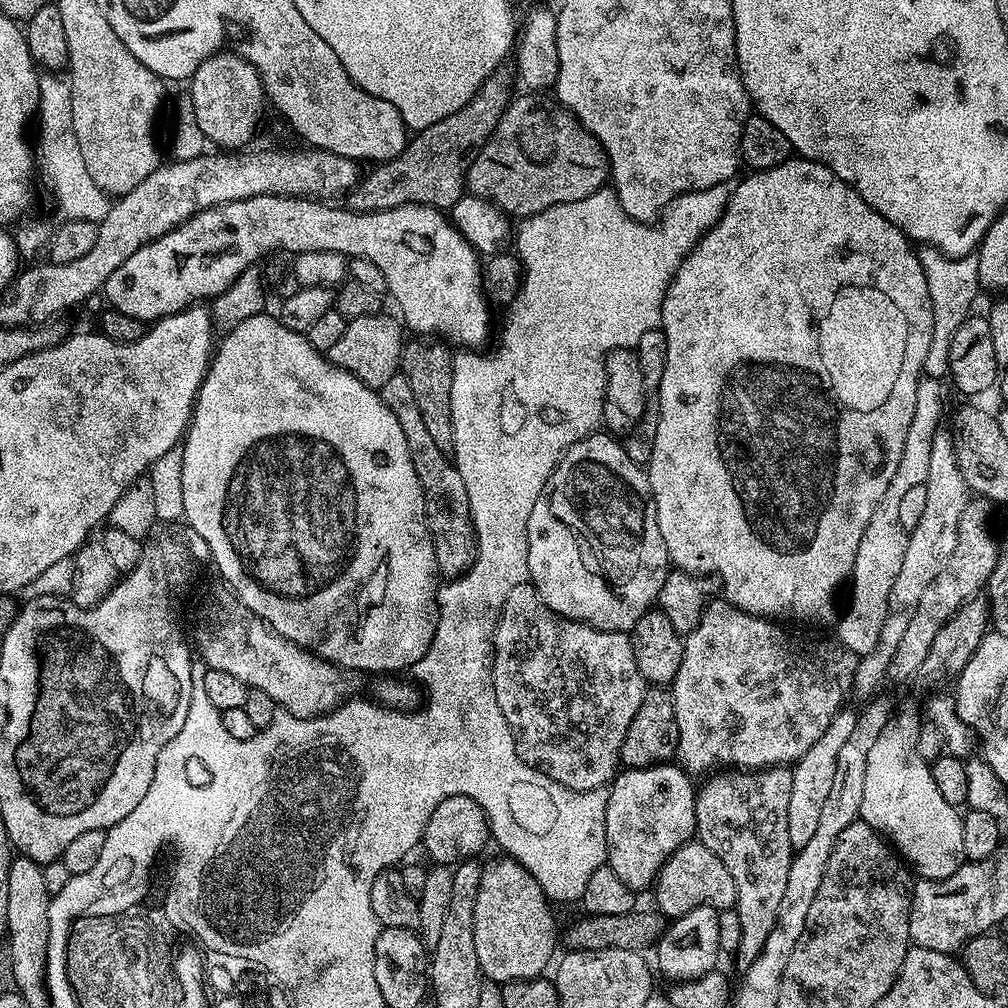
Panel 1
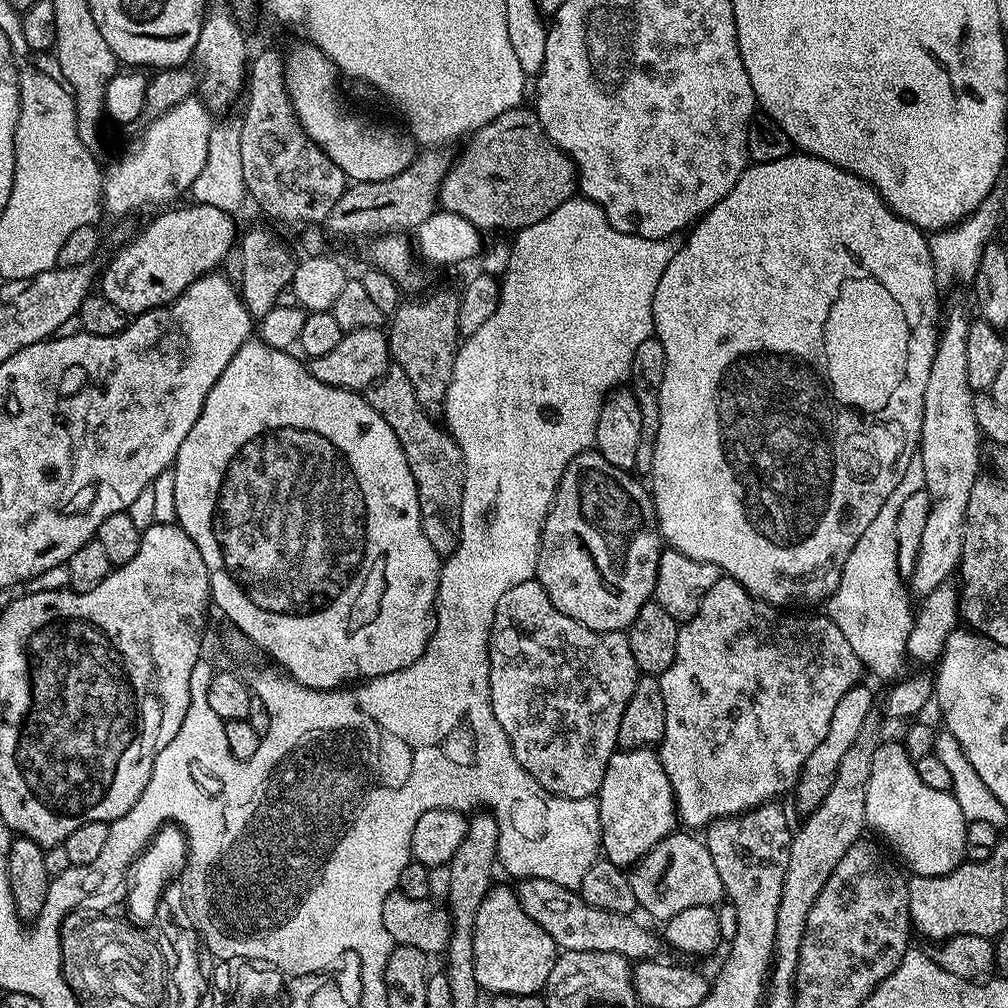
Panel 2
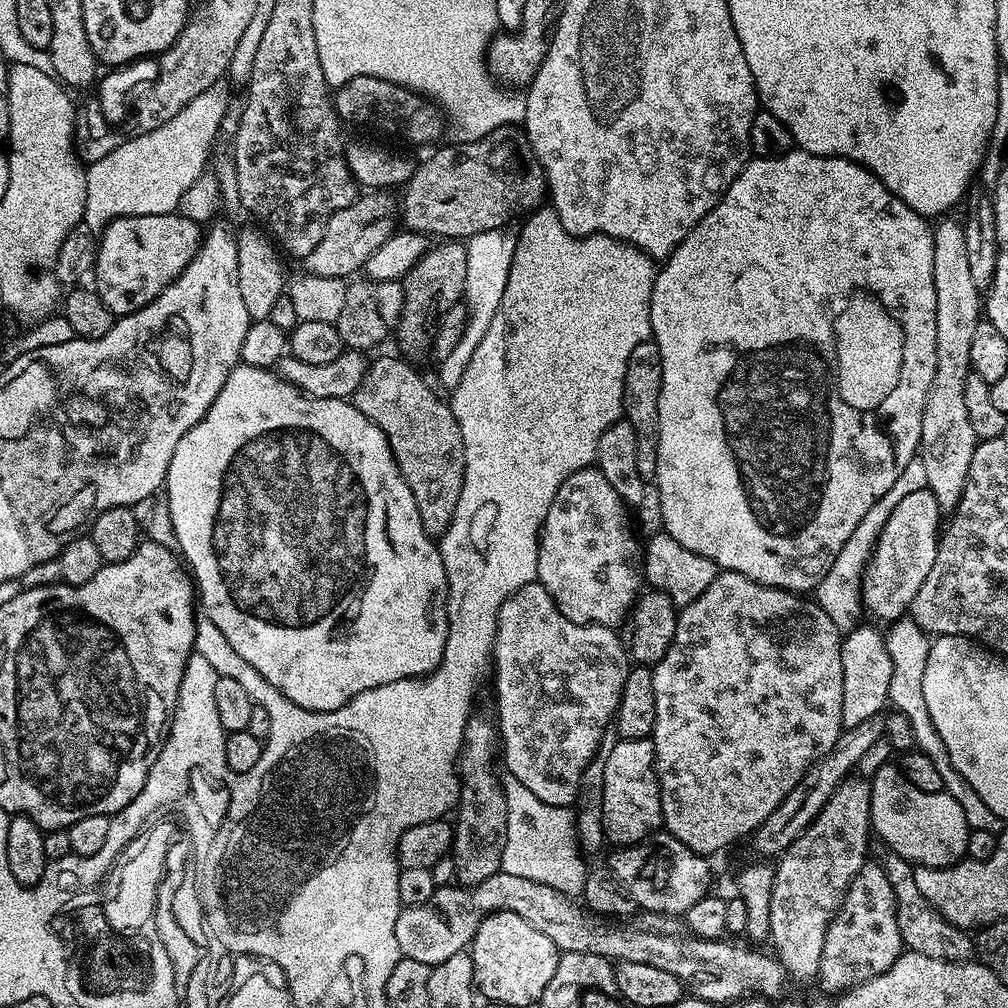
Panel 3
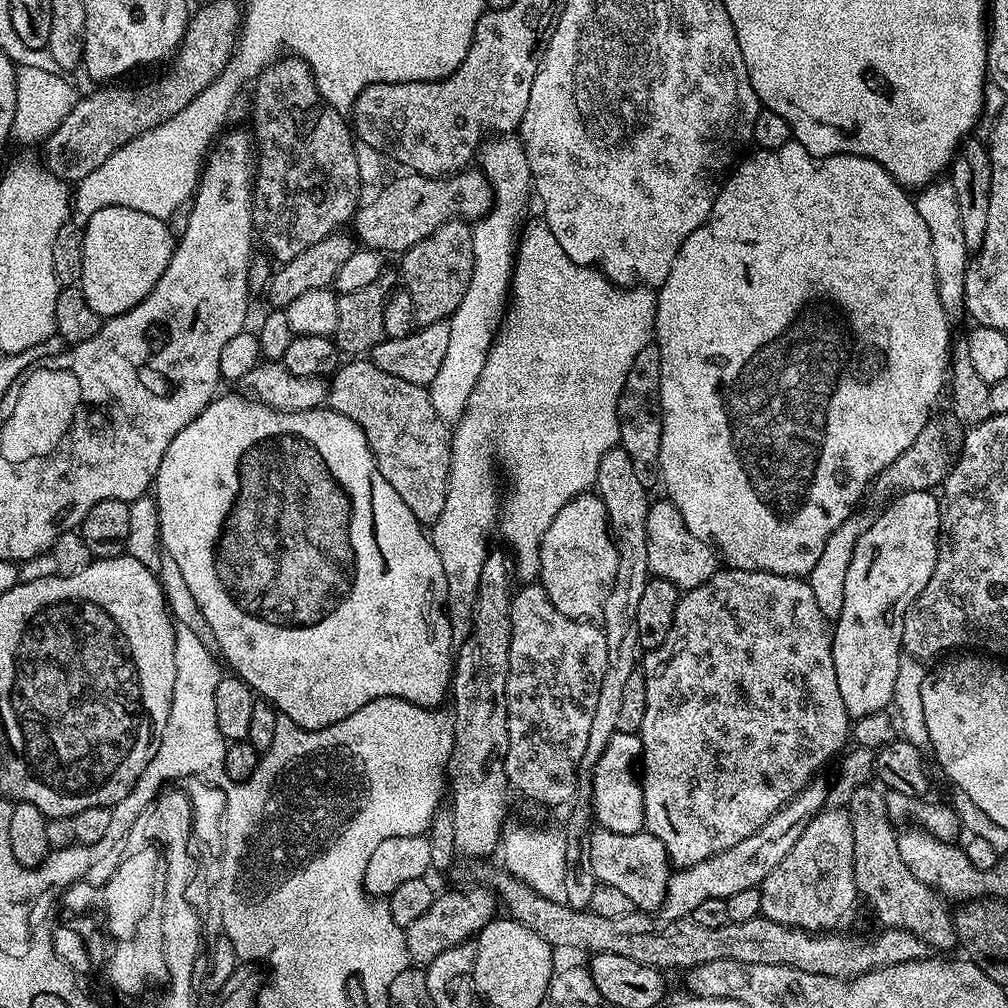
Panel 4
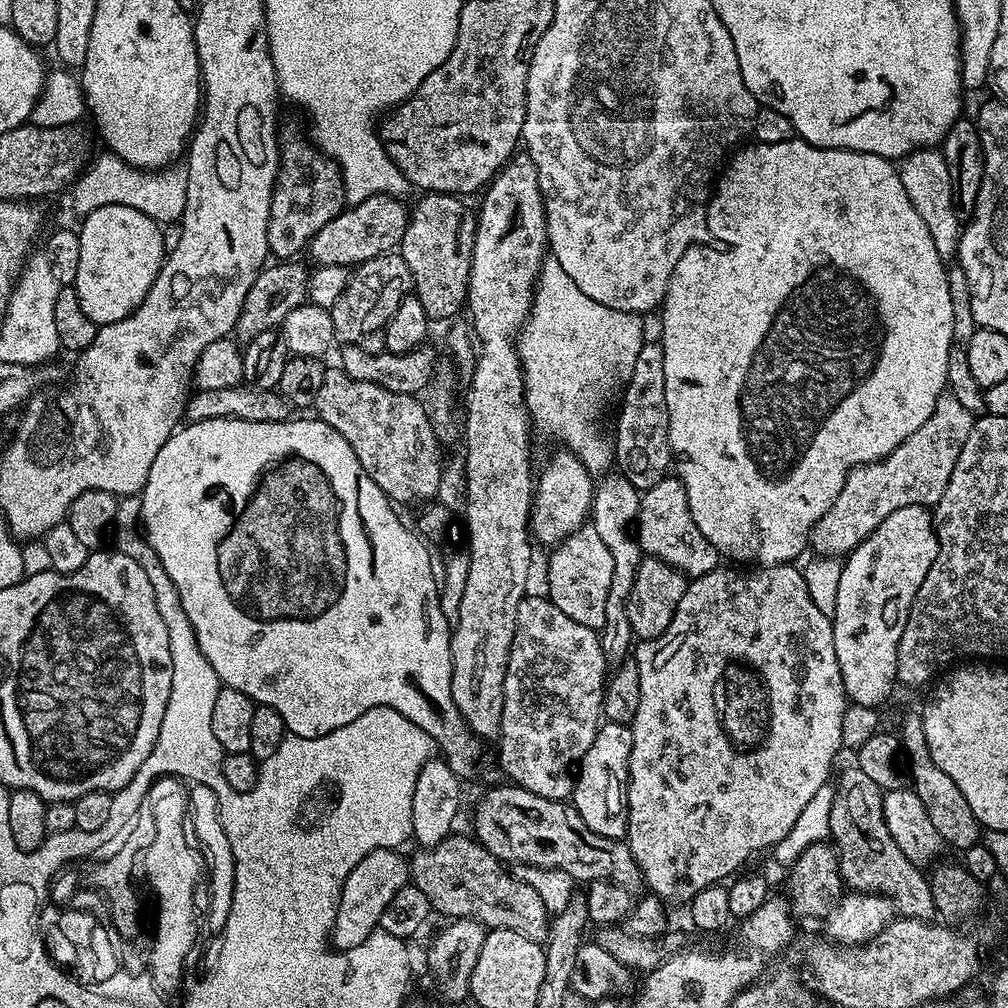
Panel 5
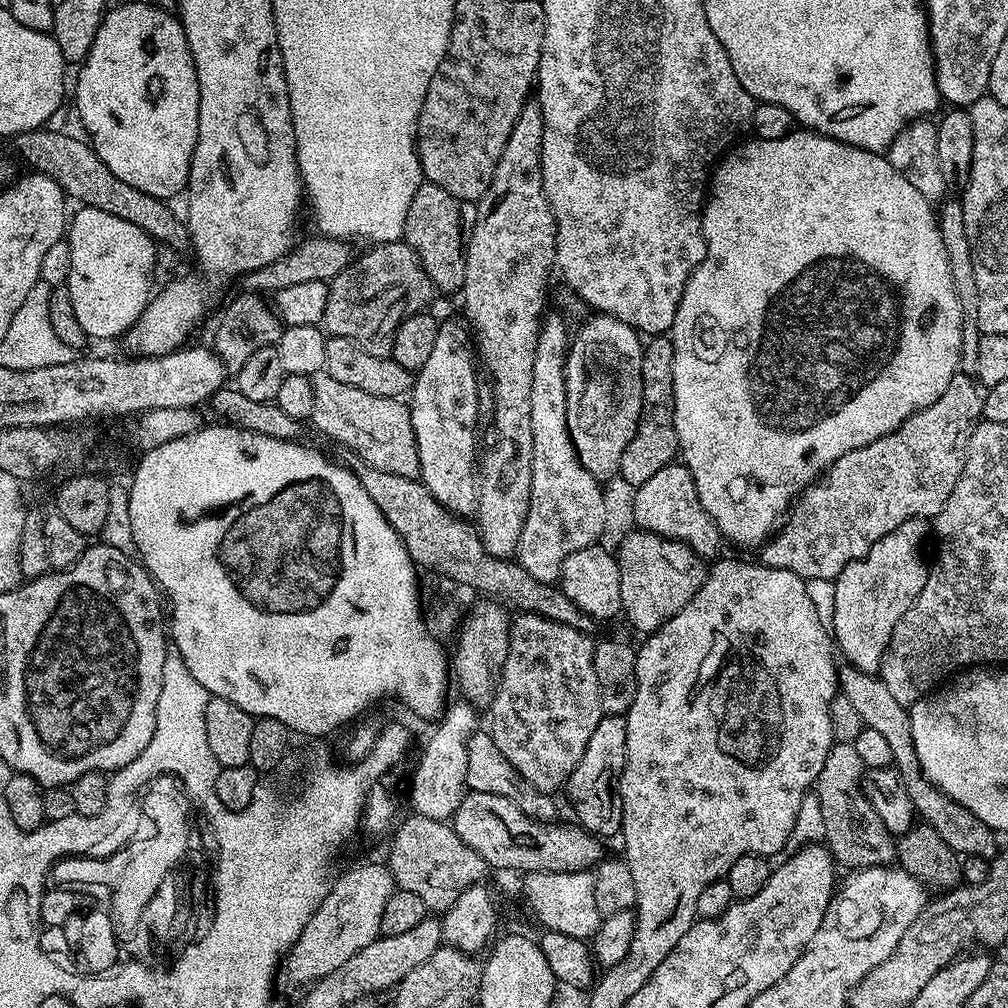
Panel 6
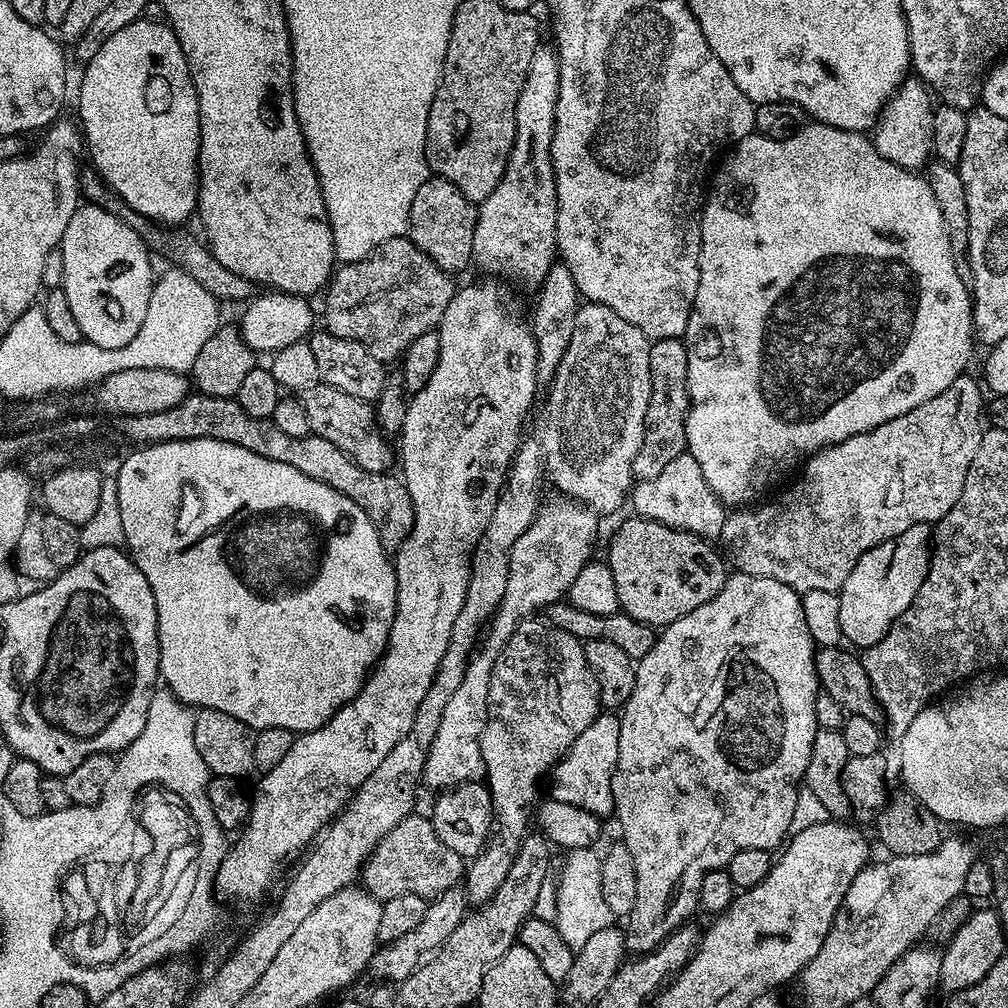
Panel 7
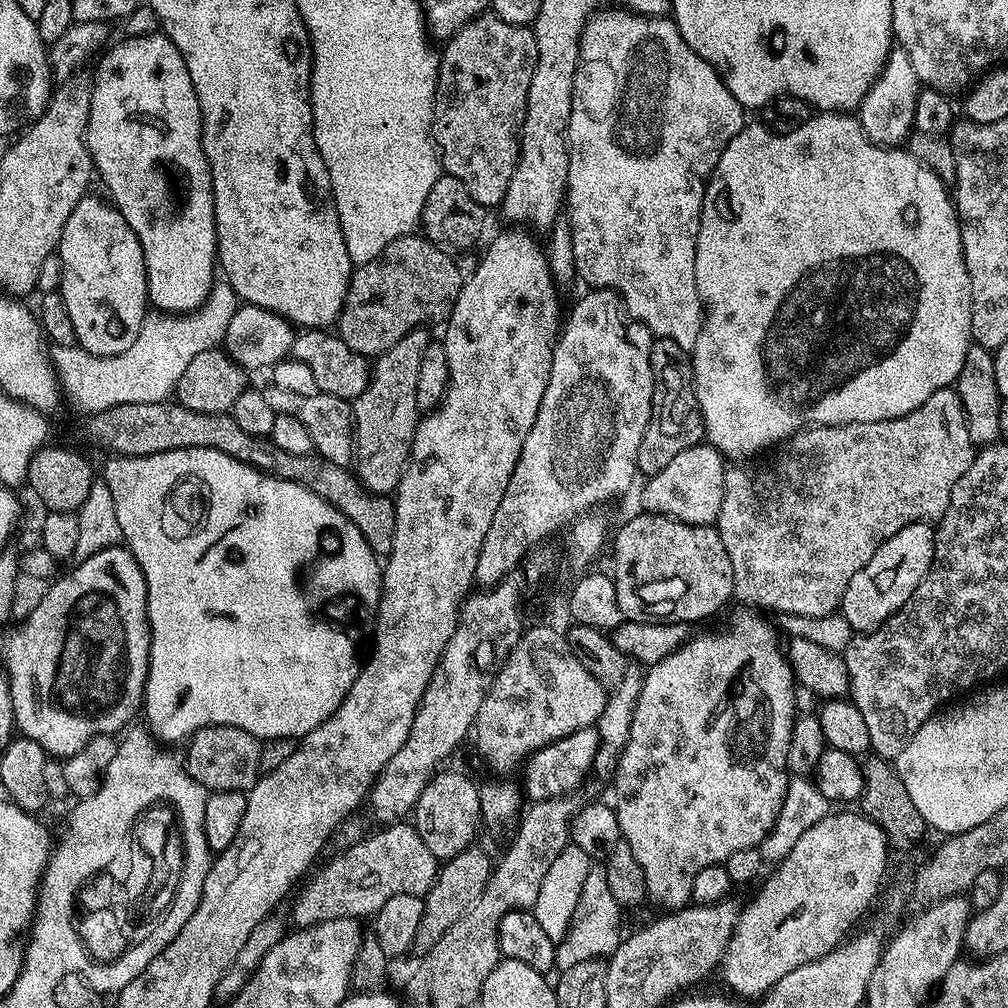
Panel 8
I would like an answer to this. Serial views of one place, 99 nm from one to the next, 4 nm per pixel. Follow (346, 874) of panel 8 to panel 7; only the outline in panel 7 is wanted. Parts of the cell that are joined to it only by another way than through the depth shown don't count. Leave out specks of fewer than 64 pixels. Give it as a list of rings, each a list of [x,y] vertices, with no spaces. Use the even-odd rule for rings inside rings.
[[[427,815],[406,817],[372,851],[372,857],[362,869],[362,884],[377,900],[383,902],[398,894],[418,894],[435,898],[457,887],[466,875],[465,857],[454,854],[450,846],[437,838]]]

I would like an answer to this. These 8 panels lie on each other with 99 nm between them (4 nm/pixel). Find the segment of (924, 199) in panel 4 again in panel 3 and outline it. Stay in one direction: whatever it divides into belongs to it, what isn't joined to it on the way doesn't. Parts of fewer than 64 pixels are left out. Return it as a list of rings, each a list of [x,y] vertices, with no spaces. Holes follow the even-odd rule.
[[[944,218],[932,229],[934,238],[934,290],[936,291],[936,365],[934,382],[926,394],[926,406],[922,414],[922,434],[918,458],[926,466],[928,489],[938,498],[941,510],[955,509],[960,501],[962,490],[966,486],[966,474],[970,470],[970,458],[974,458],[977,438],[974,426],[966,414],[966,377],[972,372],[970,346],[974,339],[974,329],[982,319],[982,290],[974,286],[970,275],[970,261],[966,255],[966,234],[959,219]]]

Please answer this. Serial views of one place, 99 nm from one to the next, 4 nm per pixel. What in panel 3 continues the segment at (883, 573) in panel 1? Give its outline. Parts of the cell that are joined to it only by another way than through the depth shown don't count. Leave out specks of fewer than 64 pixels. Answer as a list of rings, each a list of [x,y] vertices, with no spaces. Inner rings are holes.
[[[919,458],[906,462],[906,470],[902,470],[902,474],[898,474],[894,486],[890,486],[890,490],[886,490],[886,494],[882,494],[882,498],[878,498],[878,502],[874,502],[874,506],[870,506],[870,510],[866,510],[862,522],[858,522],[858,526],[854,526],[854,534],[850,534],[850,538],[846,538],[846,542],[841,548],[835,549],[834,555],[831,557],[830,570],[826,570],[826,574],[814,589],[814,599],[822,606],[822,610],[826,610],[830,622],[834,622],[842,630],[851,630],[857,627],[859,620],[856,619],[859,618],[860,612],[862,616],[860,582],[864,579],[864,570],[868,566],[868,560],[872,557],[872,551],[882,526],[886,526],[894,506],[898,506],[898,502],[902,502],[902,498],[914,494],[914,490],[922,490],[926,487],[928,487],[926,466],[922,466]],[[901,618],[887,629],[884,641],[890,654],[892,673],[890,674],[890,690],[888,698],[891,707],[897,712],[905,712],[910,718],[910,726],[916,731],[916,738],[922,751],[931,758],[934,766],[942,773],[951,769],[950,754],[940,747],[940,739],[934,730],[934,722],[926,710],[926,697],[922,694],[922,673],[926,671],[926,658],[930,638],[911,618]]]

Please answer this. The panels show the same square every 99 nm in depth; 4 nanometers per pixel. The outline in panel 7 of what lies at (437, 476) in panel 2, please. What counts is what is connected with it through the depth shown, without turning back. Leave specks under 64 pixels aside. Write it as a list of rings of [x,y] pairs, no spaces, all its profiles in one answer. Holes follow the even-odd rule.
[[[321,382],[306,393],[302,403],[310,418],[310,426],[315,435],[326,438],[338,445],[339,448],[343,448],[366,470],[383,472],[389,467],[387,464],[392,460],[392,452],[388,449],[387,442],[380,437],[381,429],[378,427],[378,416],[369,401],[358,398],[354,394],[342,394],[342,390]]]

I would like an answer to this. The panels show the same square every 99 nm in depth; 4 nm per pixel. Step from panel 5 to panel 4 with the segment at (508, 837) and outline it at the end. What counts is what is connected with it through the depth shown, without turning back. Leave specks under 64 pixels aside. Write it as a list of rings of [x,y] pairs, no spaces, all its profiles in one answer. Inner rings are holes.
[[[596,826],[587,833],[586,843],[590,870],[594,870],[597,884],[615,886],[619,892],[630,897],[630,902],[641,912],[655,913],[666,898],[668,880],[674,871],[666,854],[666,846],[658,842],[647,830],[634,834],[614,834]]]

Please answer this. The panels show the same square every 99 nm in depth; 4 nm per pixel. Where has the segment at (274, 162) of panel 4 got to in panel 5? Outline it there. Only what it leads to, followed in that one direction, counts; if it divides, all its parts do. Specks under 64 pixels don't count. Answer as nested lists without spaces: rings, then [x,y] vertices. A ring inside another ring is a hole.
[[[285,137],[281,141],[280,173],[273,189],[271,218],[267,224],[269,253],[282,262],[299,257],[296,255],[311,245],[314,234],[344,211],[347,202],[339,165],[319,154],[307,137]]]

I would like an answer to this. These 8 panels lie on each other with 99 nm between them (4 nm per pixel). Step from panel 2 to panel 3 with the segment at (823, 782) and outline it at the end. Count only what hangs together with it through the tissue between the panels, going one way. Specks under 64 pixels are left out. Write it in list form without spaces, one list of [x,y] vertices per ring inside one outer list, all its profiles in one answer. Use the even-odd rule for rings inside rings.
[[[857,626],[843,637],[842,654],[842,722],[844,728],[858,726],[866,718],[874,718],[885,711],[889,703],[892,663],[886,650],[885,633],[876,628]],[[885,704],[885,708],[884,708]],[[884,708],[884,709],[883,709]]]

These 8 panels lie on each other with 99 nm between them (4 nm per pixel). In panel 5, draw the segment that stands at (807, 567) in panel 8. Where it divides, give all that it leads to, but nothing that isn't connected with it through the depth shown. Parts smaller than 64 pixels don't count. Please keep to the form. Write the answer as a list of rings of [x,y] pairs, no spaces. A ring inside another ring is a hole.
[[[945,391],[934,406],[934,414],[906,438],[890,454],[869,464],[860,464],[852,469],[842,486],[842,494],[834,498],[834,506],[812,527],[810,548],[820,556],[847,557],[865,540],[894,510],[902,506],[935,506],[946,494],[950,474],[962,454],[962,446],[970,434],[974,413],[966,410],[952,392]]]

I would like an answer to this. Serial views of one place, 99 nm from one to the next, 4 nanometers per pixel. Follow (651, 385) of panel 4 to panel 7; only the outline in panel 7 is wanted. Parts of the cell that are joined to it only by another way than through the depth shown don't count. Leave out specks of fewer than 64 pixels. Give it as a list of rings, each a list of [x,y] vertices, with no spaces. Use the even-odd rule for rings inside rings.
[[[683,339],[654,340],[650,343],[650,402],[644,423],[644,441],[634,454],[633,481],[654,478],[674,458],[685,455],[688,447],[684,417],[688,406],[688,345]]]

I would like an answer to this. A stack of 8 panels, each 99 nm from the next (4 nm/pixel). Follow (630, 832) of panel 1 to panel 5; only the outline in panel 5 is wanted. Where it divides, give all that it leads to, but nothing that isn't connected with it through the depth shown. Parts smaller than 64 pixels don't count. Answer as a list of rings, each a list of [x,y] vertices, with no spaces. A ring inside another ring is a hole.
[[[601,723],[590,750],[580,759],[570,788],[570,803],[594,834],[624,840],[628,834],[628,759],[632,730],[626,724]]]

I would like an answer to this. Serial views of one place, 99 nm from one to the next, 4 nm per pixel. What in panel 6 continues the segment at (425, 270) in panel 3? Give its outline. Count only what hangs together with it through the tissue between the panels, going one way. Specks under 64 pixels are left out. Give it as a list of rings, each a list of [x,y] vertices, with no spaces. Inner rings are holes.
[[[425,182],[421,184],[418,194],[414,194],[414,202],[410,202],[410,210],[406,214],[403,239],[418,254],[420,264],[437,293],[459,293],[464,286],[470,232],[466,224],[464,228],[464,212],[460,208],[463,208],[461,201],[446,194],[442,186]]]

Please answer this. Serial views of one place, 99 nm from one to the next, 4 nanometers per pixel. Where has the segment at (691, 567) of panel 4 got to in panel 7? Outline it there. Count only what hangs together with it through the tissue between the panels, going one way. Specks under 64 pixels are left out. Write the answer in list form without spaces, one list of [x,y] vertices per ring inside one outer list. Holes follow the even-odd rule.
[[[687,454],[674,458],[654,478],[635,481],[630,492],[630,508],[638,516],[654,522],[662,522],[683,532],[692,532],[709,542],[716,542],[724,535],[725,505],[710,490],[706,478],[702,478],[702,466]]]

